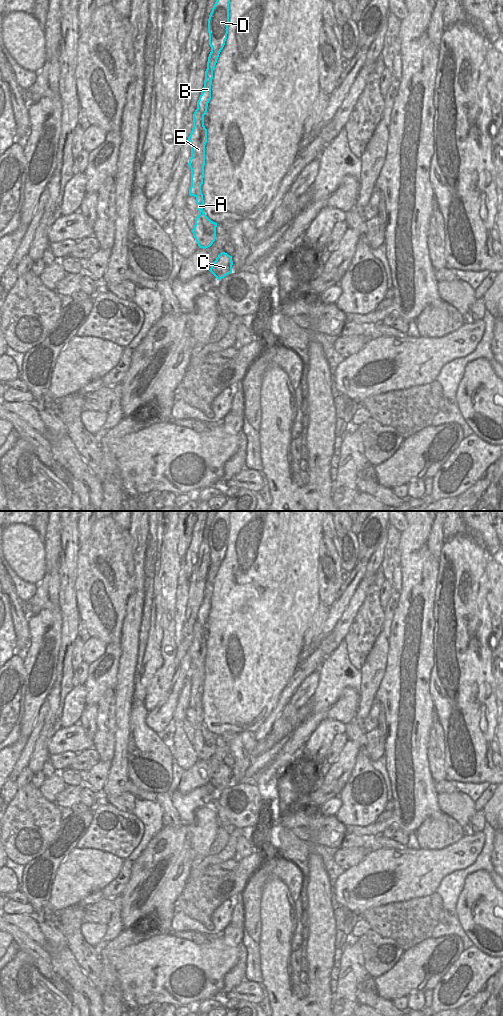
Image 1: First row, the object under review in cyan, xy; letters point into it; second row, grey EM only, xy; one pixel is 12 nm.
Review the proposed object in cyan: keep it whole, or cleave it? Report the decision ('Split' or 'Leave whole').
Split

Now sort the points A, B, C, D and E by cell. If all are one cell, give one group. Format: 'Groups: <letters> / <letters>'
Groups: A C E / B D

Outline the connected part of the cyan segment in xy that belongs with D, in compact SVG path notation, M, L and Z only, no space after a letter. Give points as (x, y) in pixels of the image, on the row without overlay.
M217 511L208 531L209 557L211 564L208 569L203 603L197 614L197 621L204 627L211 611L213 582L221 562L225 557L229 537L229 514L231 511Z

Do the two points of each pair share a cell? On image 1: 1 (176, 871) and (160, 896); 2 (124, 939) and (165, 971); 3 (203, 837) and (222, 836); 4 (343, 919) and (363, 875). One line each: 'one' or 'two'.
1: one
2: two
3: two
4: two

